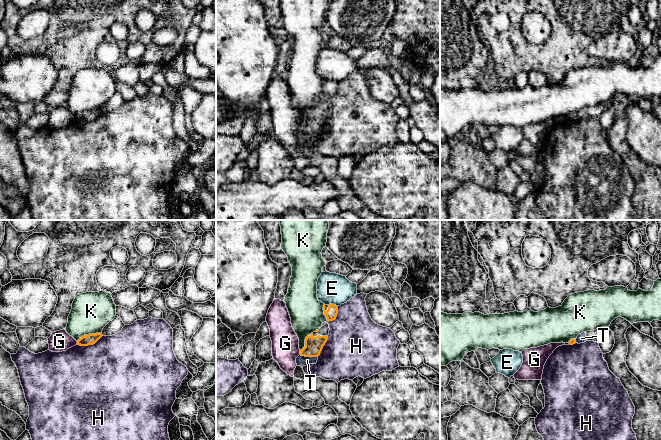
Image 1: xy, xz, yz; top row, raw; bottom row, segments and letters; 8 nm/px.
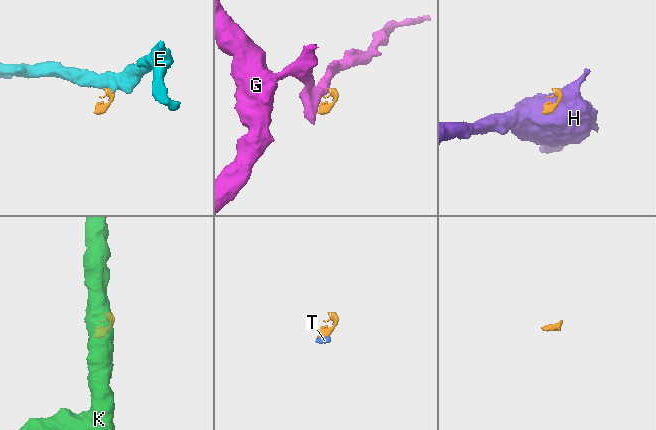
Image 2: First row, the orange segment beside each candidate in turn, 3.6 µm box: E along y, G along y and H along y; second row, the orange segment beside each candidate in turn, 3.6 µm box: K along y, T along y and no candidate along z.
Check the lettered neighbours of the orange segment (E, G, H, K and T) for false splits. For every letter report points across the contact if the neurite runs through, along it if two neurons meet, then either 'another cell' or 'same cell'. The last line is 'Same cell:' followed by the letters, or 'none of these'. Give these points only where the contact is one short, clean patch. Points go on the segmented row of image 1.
E: border along xz (328, 304), (337, 306); another cell
G: border along xz (299, 350), (300, 354); another cell
H: border along xy (102, 335), (92, 344), (77, 344); another cell
K: another cell
T: runs through xz (313, 345), (309, 356), (301, 361); same cell
Same cell: T

